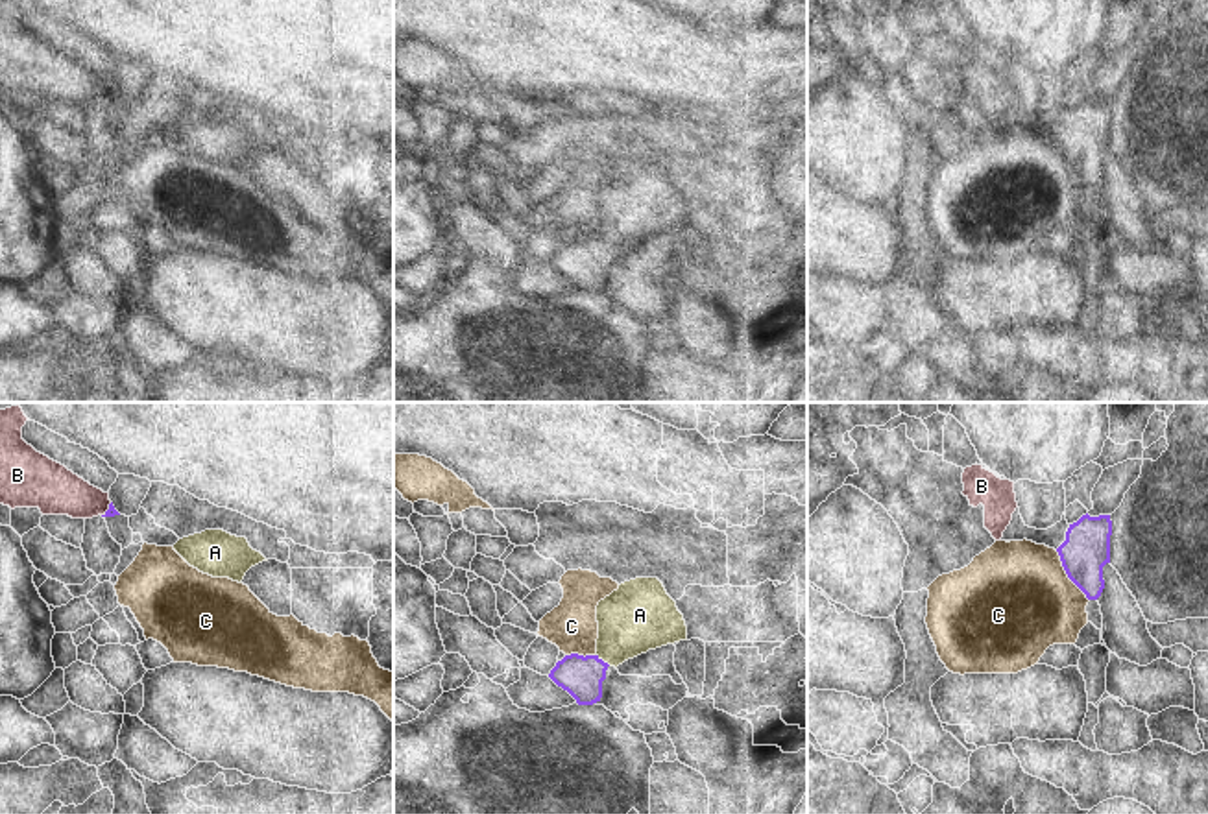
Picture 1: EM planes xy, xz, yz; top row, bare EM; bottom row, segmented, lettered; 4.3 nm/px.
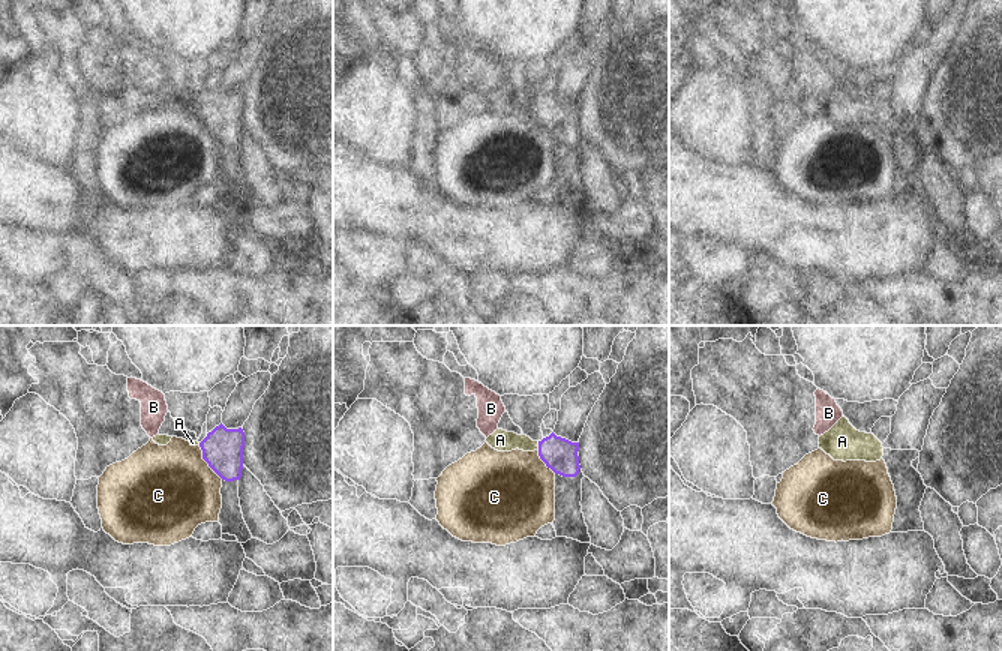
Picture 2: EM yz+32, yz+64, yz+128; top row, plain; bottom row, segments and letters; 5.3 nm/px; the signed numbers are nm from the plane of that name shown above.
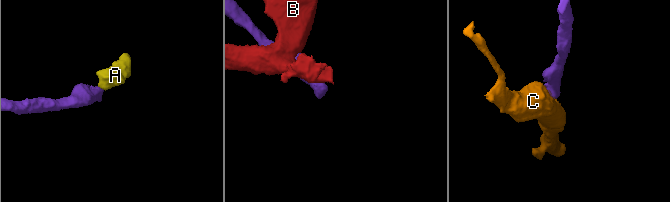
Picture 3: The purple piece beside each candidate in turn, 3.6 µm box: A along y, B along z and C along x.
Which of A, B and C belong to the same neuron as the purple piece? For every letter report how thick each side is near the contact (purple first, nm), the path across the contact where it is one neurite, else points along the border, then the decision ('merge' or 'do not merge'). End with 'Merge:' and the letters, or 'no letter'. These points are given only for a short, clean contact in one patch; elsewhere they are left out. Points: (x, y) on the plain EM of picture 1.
A: 180 nm thick on the purple side, 300 nm on the other; runs through xz (580, 263), (603, 248), (638, 203); merge
B: 50 nm thick on the purple side, 220 nm on the other; do not merge
C: 200 nm thick on the purple side, 500 nm on the other; border along yz (1055, 137), (1066, 163), (1088, 187); do not merge
Merge: A

